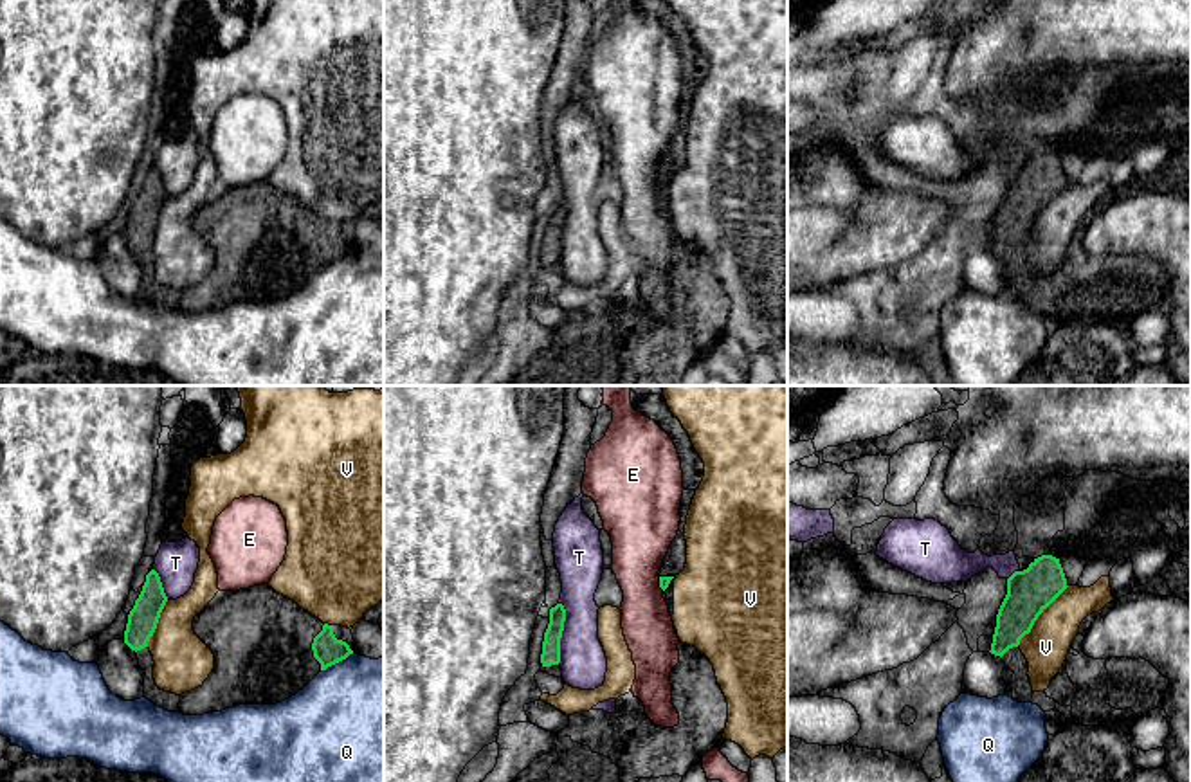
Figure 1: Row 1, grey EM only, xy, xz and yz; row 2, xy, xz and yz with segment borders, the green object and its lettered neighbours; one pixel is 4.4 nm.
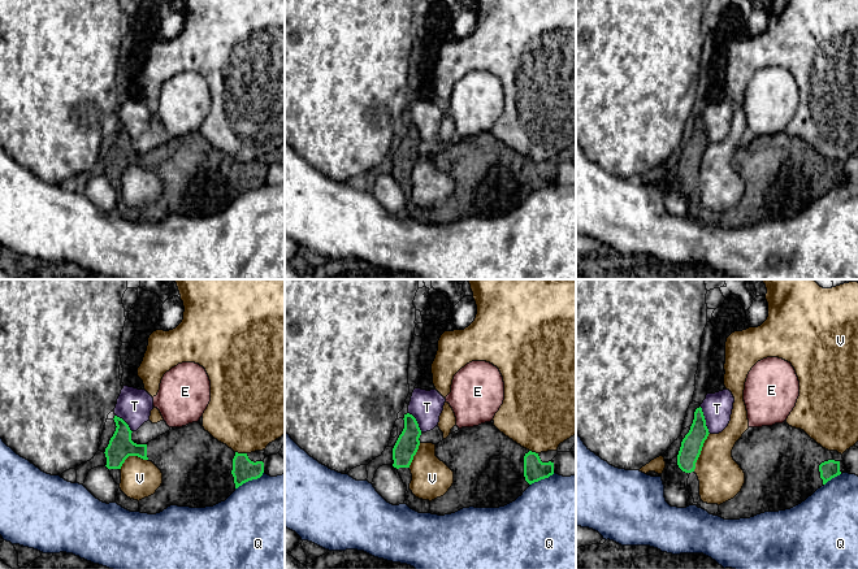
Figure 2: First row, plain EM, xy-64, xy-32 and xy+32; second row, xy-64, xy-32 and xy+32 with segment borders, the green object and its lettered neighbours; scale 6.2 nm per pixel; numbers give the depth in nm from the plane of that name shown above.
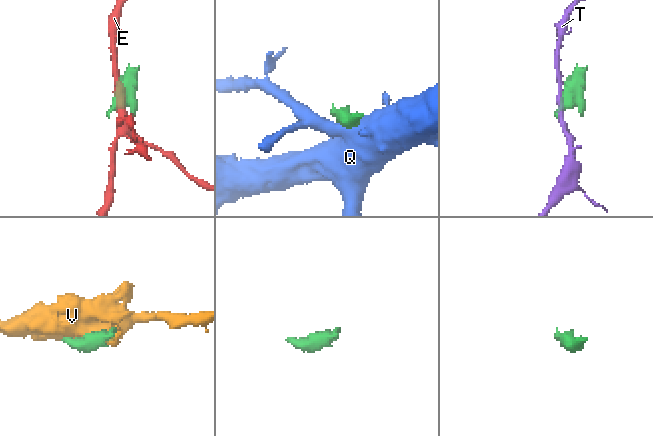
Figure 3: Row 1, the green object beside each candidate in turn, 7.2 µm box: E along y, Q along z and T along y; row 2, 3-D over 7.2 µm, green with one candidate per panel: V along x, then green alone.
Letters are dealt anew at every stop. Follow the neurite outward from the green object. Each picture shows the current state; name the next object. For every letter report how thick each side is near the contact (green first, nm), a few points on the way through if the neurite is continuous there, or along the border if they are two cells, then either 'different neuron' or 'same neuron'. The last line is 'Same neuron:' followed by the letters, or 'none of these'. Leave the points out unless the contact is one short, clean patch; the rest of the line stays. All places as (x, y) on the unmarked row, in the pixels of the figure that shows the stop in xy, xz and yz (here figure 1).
E: 50 nm thick on the green side, 280 nm on the other; different neuron
Q: 130 nm thick on the green side, 500 nm on the other; different neuron
T: 80 nm thick on the green side, 200 nm on the other; different neuron
V: 200 nm thick on the green side, 200 nm on the other; different neuron
Same neuron: none of these

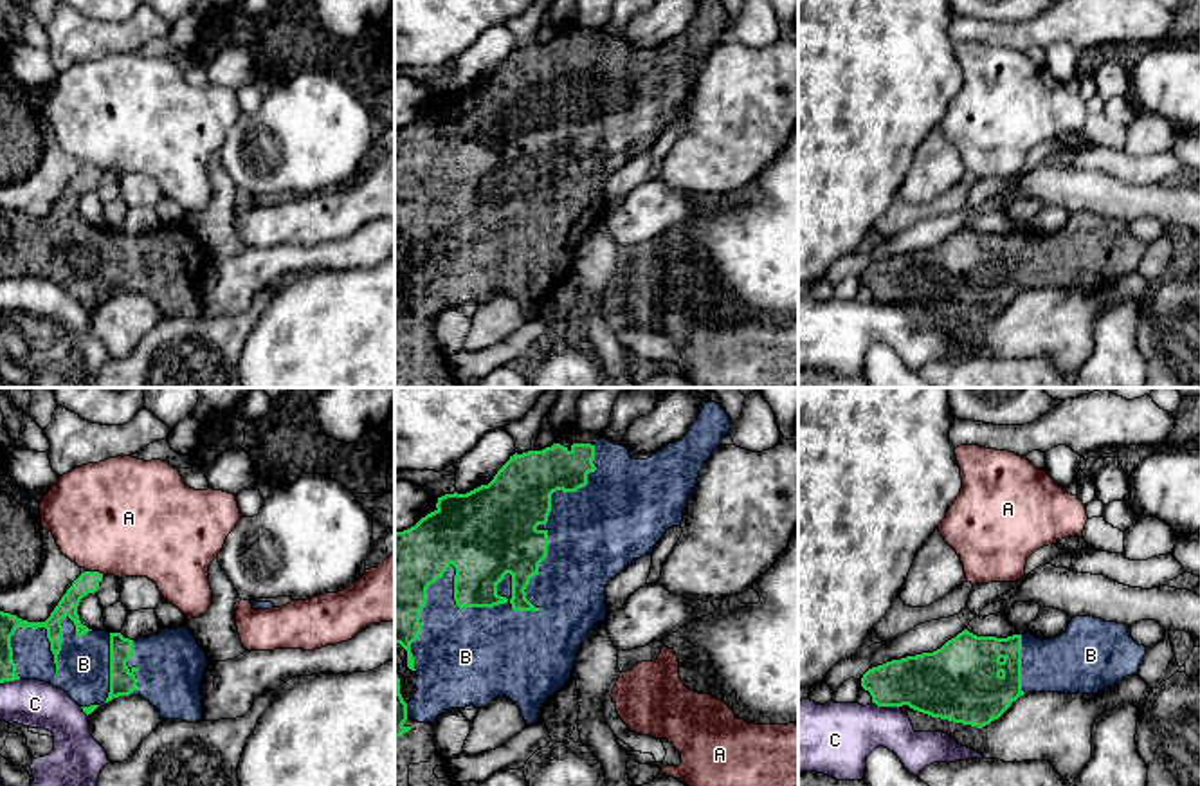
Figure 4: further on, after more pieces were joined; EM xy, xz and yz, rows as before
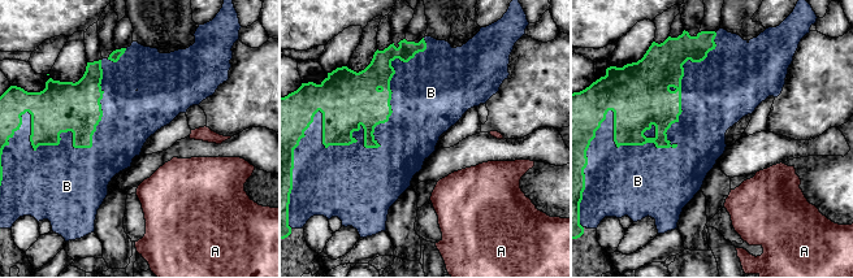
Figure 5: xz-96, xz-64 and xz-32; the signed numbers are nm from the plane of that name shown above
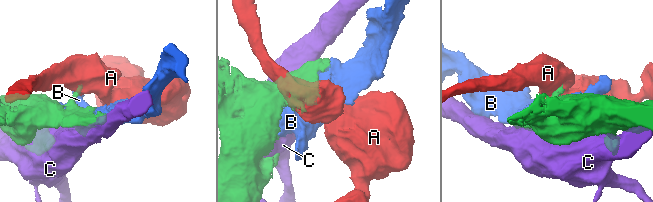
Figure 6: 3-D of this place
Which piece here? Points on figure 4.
A: 100 nm thick on the green side, 500 nm on the other; border along xy (92, 166), (103, 170); different neuron
B: 220 nm thick on the green side, 420 nm on the other; same neuron
C: 280 nm thick on the green side, 300 nm on the other; different neuron
Same neuron: B

